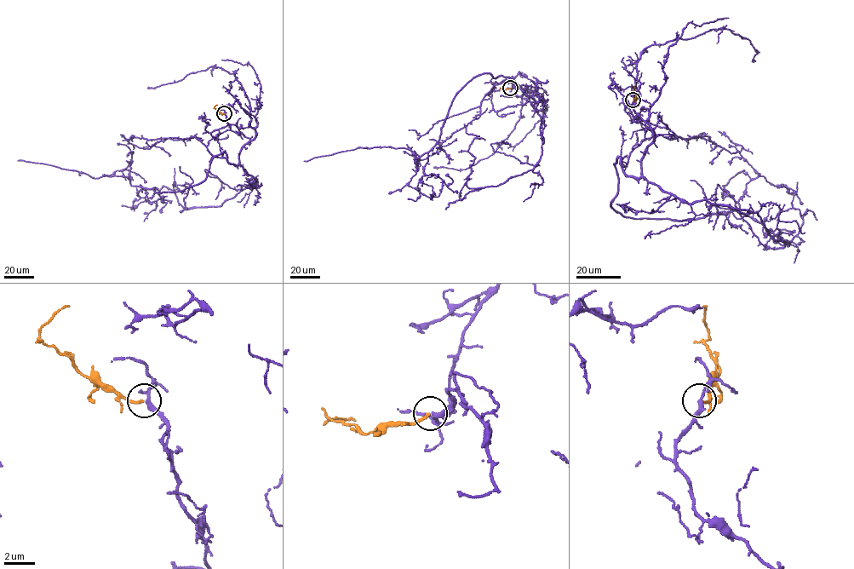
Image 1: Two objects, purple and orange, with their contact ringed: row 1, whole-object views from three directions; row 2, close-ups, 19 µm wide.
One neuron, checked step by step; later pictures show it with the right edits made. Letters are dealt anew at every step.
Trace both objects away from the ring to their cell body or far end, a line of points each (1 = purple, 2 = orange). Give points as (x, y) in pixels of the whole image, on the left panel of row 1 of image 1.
1: (224, 113), (249, 140), (239, 163), (224, 152), (182, 191), (17, 160)
2: (224, 113), (214, 107), (217, 105)

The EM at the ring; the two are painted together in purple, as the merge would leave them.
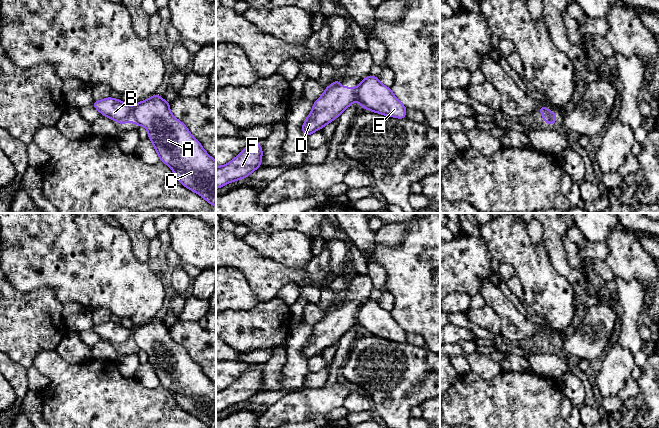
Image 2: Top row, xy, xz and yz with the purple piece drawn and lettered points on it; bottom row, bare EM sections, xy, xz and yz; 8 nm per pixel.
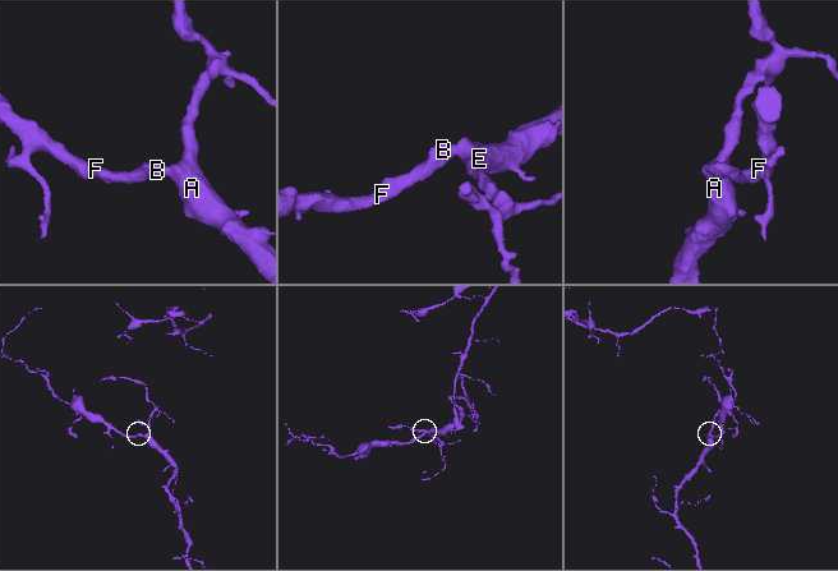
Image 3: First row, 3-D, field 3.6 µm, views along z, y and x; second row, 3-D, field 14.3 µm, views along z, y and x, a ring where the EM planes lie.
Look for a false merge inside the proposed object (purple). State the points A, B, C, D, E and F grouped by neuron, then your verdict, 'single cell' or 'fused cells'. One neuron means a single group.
A C E / B D F | fused cells

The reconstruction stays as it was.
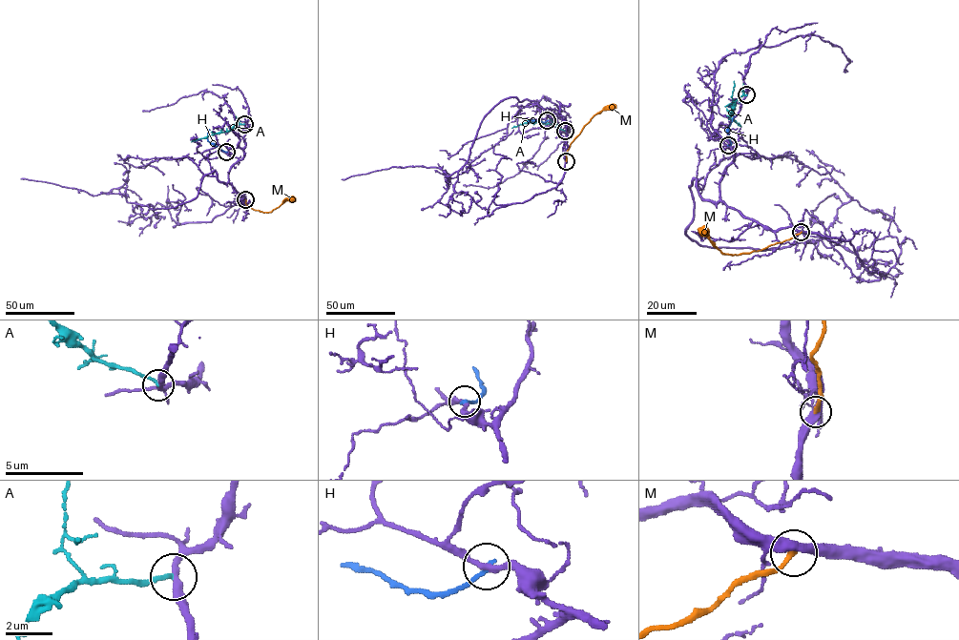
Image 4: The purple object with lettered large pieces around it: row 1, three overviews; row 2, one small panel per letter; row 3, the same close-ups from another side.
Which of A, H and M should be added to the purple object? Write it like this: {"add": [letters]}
{"add": []}

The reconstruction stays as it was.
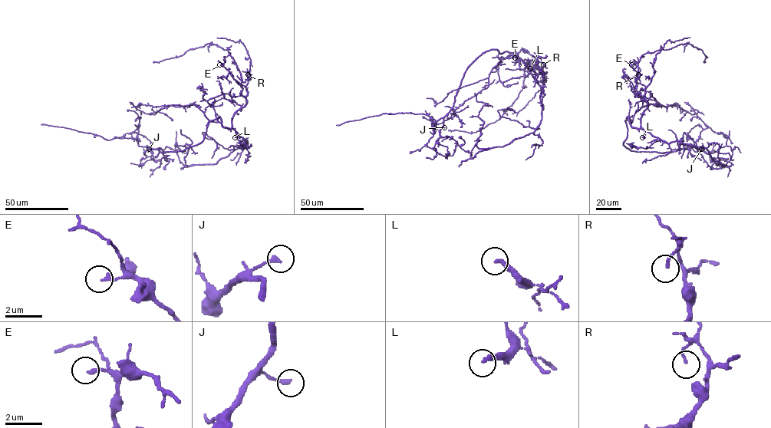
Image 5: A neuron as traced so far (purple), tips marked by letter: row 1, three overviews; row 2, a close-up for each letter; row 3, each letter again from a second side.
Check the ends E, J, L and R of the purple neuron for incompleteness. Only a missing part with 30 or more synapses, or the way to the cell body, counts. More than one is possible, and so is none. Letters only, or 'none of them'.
none of them

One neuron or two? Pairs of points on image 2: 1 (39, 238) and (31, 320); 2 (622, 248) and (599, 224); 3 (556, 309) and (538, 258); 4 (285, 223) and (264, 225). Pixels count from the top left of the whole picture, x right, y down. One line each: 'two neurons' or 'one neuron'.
1: two neurons
2: two neurons
3: one neuron
4: one neuron

